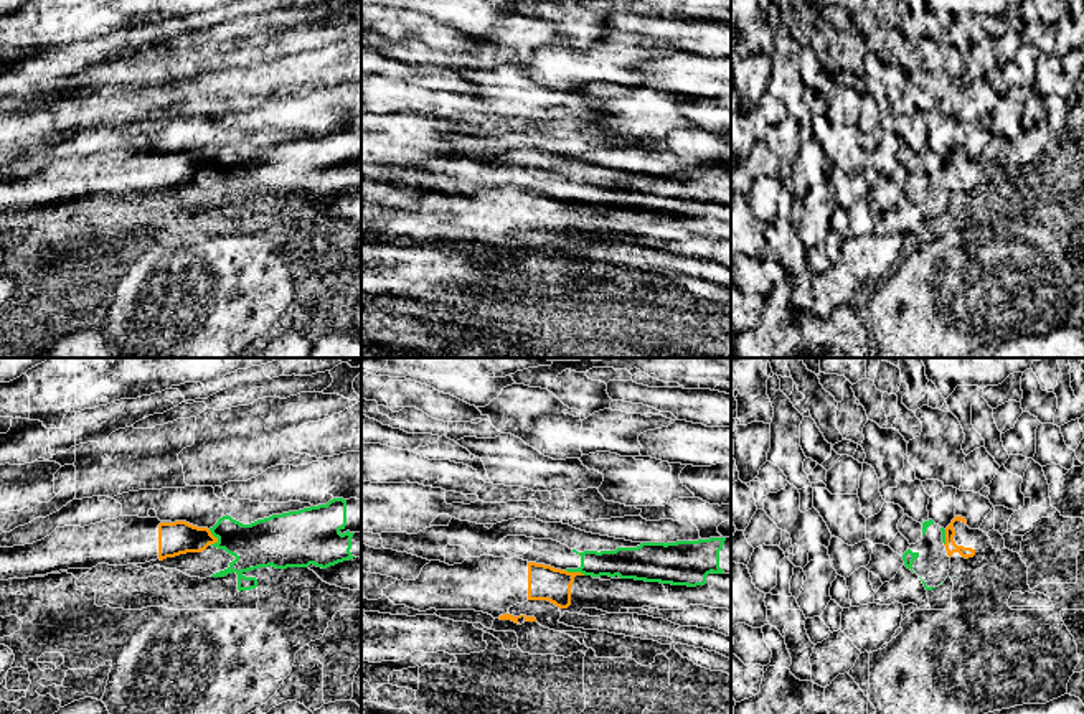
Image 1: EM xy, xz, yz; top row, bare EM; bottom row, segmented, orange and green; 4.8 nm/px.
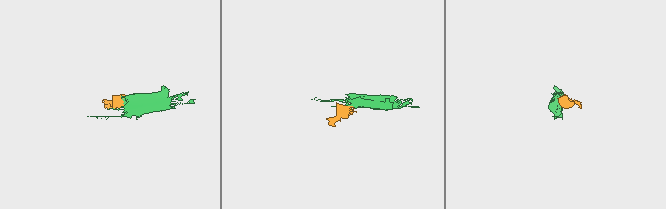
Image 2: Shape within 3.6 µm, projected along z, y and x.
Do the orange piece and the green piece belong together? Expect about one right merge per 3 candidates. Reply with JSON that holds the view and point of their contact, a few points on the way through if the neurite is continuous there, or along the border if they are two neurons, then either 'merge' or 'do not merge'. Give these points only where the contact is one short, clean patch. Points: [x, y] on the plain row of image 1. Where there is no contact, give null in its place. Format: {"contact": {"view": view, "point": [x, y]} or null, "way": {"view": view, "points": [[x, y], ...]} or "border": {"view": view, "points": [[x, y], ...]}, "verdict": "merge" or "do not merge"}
{"contact": {"view": "xy", "point": [215, 169]}, "border": {"view": "xy", "points": [[208, 160], [216, 170], [213, 175]]}, "verdict": "do not merge"}

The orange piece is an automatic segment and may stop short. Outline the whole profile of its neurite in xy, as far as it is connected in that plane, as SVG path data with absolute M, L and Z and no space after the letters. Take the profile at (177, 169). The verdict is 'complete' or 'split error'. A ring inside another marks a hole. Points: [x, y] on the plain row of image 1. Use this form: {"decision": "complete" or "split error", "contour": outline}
{"decision": "split error", "contour": "M119 147L84 158L56 158L33 175L0 178L0 211L92 200L97 195L145 195L201 183L214 173L218 168L208 158L186 152Z"}

